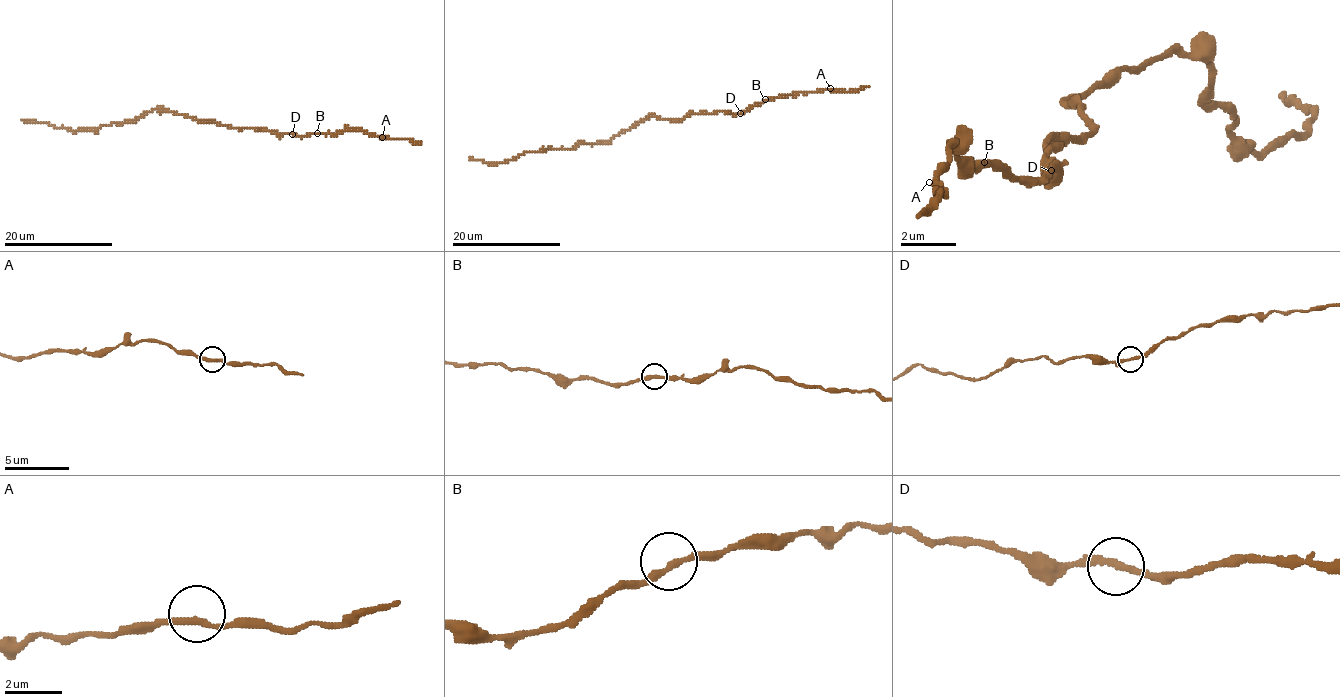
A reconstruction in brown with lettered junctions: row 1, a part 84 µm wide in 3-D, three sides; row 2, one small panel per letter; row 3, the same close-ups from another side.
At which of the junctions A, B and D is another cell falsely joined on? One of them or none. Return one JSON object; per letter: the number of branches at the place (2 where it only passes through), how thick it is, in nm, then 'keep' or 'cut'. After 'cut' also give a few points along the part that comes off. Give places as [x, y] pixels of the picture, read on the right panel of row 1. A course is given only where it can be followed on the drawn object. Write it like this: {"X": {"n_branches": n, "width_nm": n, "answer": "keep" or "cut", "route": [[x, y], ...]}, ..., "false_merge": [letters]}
{"A": {"n_branches": 2, "width_nm": 240, "answer": "keep"}, "B": {"n_branches": 2, "width_nm": 240, "answer": "keep"}, "D": {"n_branches": 2, "width_nm": 240, "answer": "keep"}, "false_merge": []}

